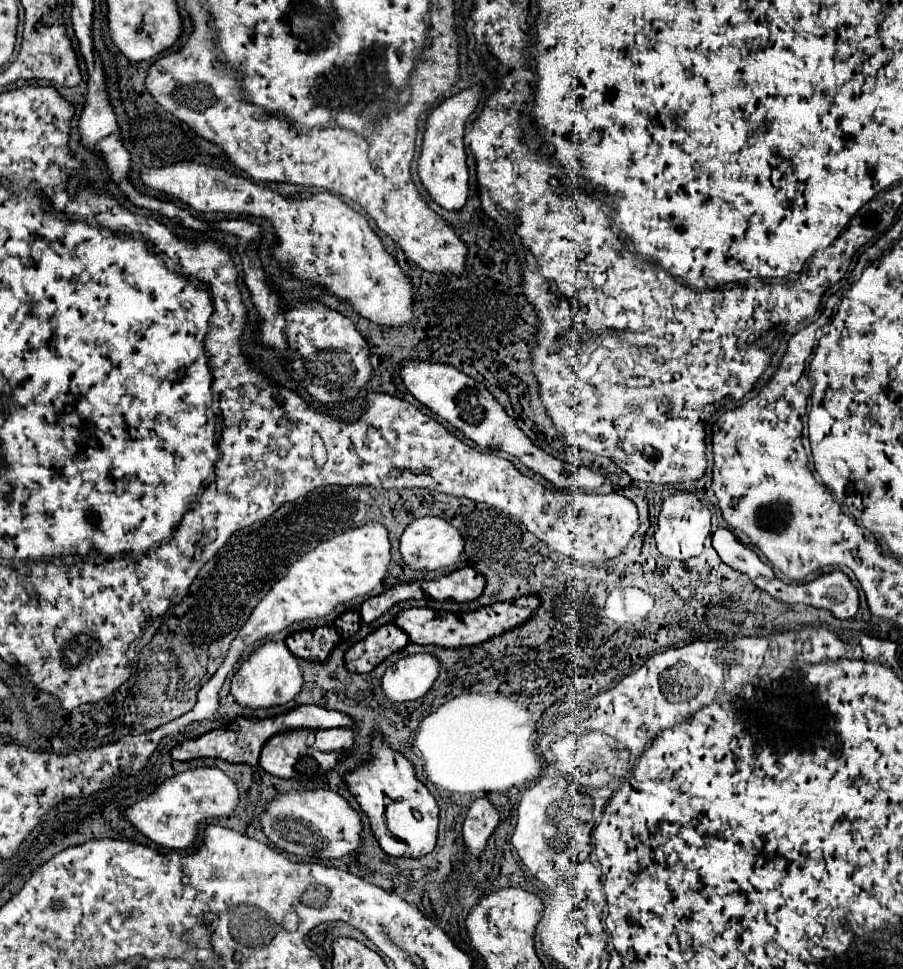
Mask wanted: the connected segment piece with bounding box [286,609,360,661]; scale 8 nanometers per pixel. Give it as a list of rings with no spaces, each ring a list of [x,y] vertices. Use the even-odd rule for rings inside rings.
[[[350,609],[324,627],[296,631],[294,635],[286,637],[286,645],[300,659],[324,661],[328,653],[334,649],[334,645],[354,635],[358,627],[360,627],[360,613],[358,609]]]

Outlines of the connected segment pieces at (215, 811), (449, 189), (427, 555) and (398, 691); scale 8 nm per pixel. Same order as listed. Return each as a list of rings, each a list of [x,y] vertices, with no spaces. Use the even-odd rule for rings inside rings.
[[[196,767],[160,783],[148,797],[136,801],[124,811],[124,817],[148,839],[166,849],[186,849],[196,839],[198,823],[210,817],[230,815],[238,805],[234,781],[218,767]]]
[[[470,87],[460,91],[458,95],[444,99],[426,119],[422,155],[418,159],[418,175],[430,199],[448,211],[462,209],[468,197],[468,167],[462,139],[468,115],[476,109],[480,101],[480,91],[480,87]]]
[[[420,517],[420,519],[414,519],[406,527],[404,535],[400,537],[402,559],[404,559],[404,563],[408,567],[414,567],[414,569],[450,567],[450,565],[458,563],[462,551],[464,551],[462,533],[442,517]]]
[[[416,653],[402,657],[390,665],[382,677],[382,689],[394,703],[414,701],[434,685],[440,673],[438,657],[430,653]]]

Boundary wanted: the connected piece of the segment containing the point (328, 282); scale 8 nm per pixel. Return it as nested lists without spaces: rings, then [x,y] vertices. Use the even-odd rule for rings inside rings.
[[[178,163],[142,173],[142,183],[202,213],[234,213],[246,217],[262,217],[276,227],[278,245],[272,255],[286,265],[298,279],[322,283],[330,293],[354,305],[362,317],[384,325],[400,327],[412,321],[412,287],[410,279],[386,253],[380,237],[368,227],[366,219],[352,211],[332,193],[318,193],[310,199],[292,201],[272,189],[260,187],[244,177],[228,175],[196,163]]]

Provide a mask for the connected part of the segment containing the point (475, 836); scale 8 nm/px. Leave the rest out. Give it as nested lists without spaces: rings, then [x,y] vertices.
[[[484,797],[476,799],[468,809],[462,825],[462,839],[466,851],[474,857],[480,857],[498,823],[500,823],[500,815],[494,809],[494,805]]]

